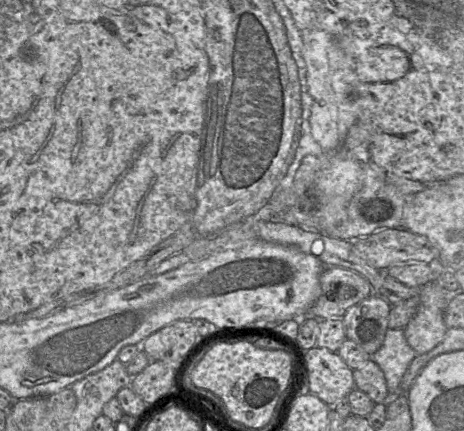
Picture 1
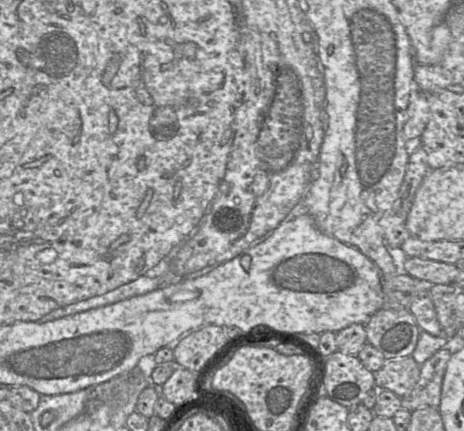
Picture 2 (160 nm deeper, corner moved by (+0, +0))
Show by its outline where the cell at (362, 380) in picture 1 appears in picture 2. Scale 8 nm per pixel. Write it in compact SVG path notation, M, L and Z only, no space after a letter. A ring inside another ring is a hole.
M412 357L390 359L374 372L378 390L388 390L399 397L408 395L420 377L420 367Z

